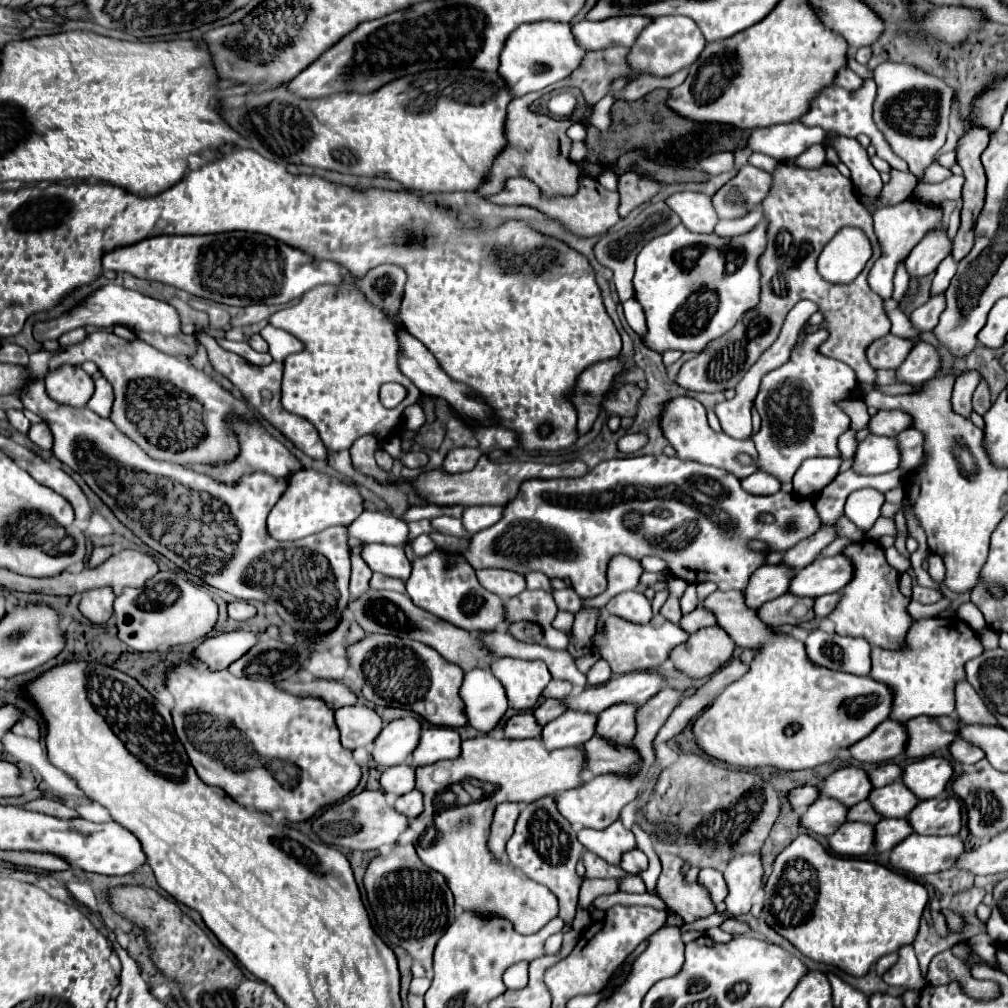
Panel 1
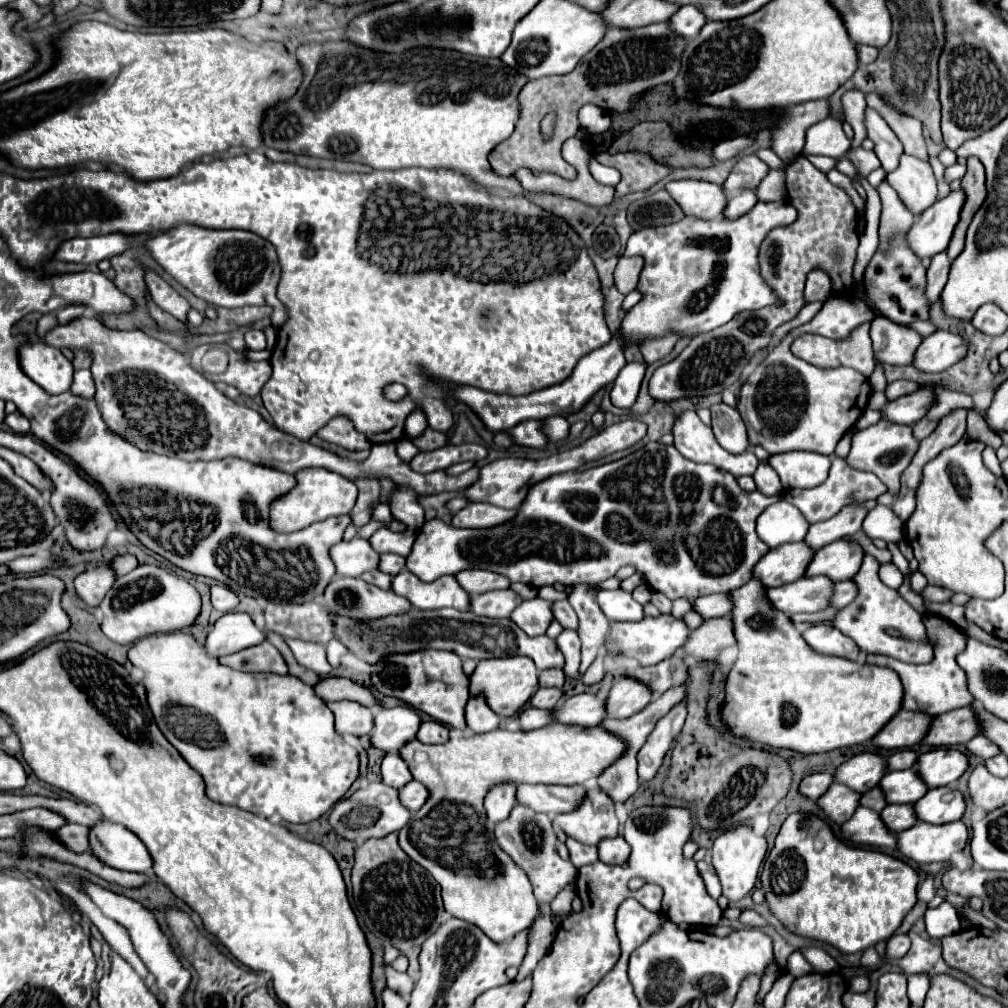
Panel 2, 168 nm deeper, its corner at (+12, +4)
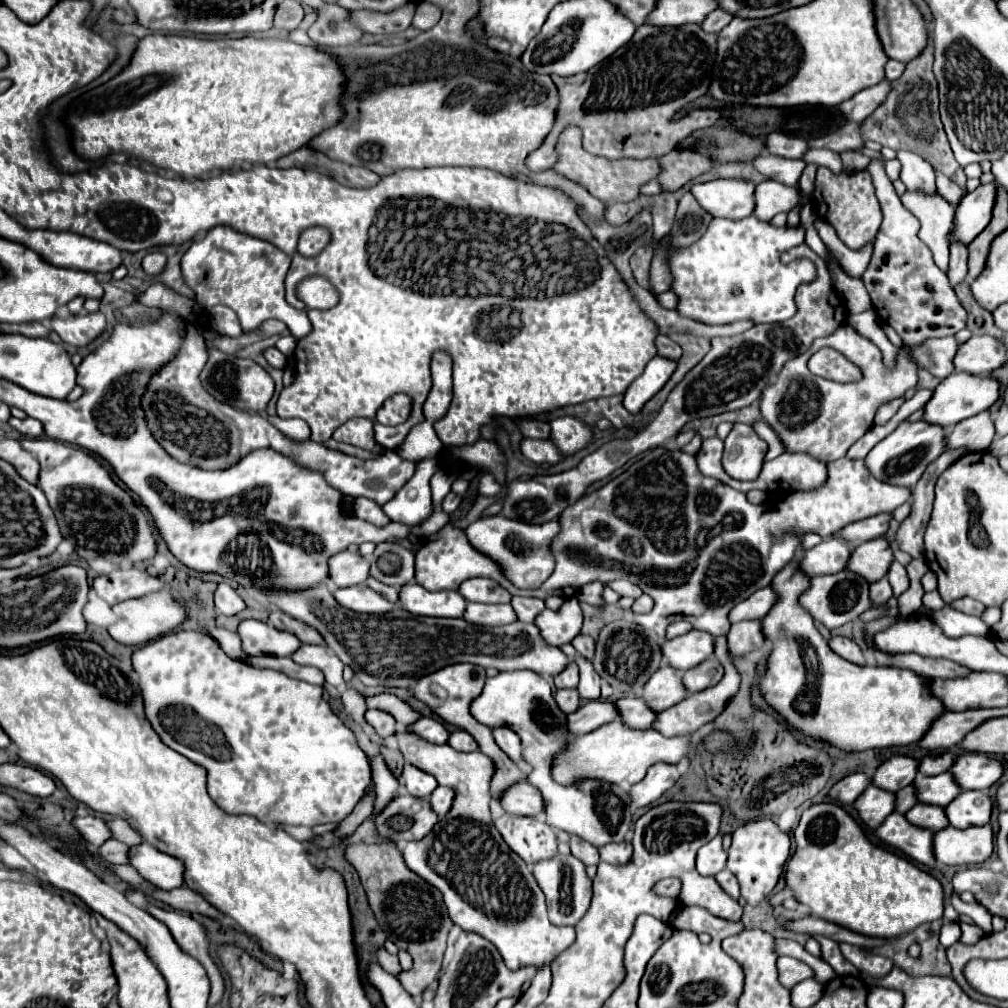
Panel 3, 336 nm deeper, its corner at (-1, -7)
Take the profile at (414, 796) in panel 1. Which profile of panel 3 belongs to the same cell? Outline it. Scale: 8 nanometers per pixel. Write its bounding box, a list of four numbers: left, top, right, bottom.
[429,787,455,817]

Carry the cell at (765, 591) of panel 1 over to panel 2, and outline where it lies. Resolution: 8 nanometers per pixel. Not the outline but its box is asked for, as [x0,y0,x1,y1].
[754,542,814,588]

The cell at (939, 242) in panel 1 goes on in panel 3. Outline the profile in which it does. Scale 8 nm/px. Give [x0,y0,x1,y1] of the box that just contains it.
[949,183,995,245]

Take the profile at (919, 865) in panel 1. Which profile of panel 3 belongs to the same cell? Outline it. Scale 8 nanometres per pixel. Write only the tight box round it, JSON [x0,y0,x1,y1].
[933,825,993,865]

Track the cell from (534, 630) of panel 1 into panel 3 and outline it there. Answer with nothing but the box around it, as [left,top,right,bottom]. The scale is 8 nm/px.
[535,597,583,647]

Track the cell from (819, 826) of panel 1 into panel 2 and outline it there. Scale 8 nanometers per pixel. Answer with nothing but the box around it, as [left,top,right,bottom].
[818,782,862,824]

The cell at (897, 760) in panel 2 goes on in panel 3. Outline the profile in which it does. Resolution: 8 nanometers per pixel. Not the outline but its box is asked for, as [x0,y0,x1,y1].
[919,753,953,775]

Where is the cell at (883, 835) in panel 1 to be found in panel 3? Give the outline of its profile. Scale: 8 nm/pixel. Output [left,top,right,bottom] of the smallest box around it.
[905,803,949,831]

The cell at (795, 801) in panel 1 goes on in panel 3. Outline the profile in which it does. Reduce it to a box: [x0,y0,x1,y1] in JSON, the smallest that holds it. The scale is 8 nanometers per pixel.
[829,773,871,805]

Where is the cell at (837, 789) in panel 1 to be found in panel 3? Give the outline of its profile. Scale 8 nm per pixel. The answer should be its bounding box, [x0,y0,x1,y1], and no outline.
[871,755,917,793]

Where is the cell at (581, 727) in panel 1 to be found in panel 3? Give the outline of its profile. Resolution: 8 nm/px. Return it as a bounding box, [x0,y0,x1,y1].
[615,699,655,729]

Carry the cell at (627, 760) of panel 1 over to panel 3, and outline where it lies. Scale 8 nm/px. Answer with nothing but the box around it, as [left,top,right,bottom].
[651,636,739,737]

